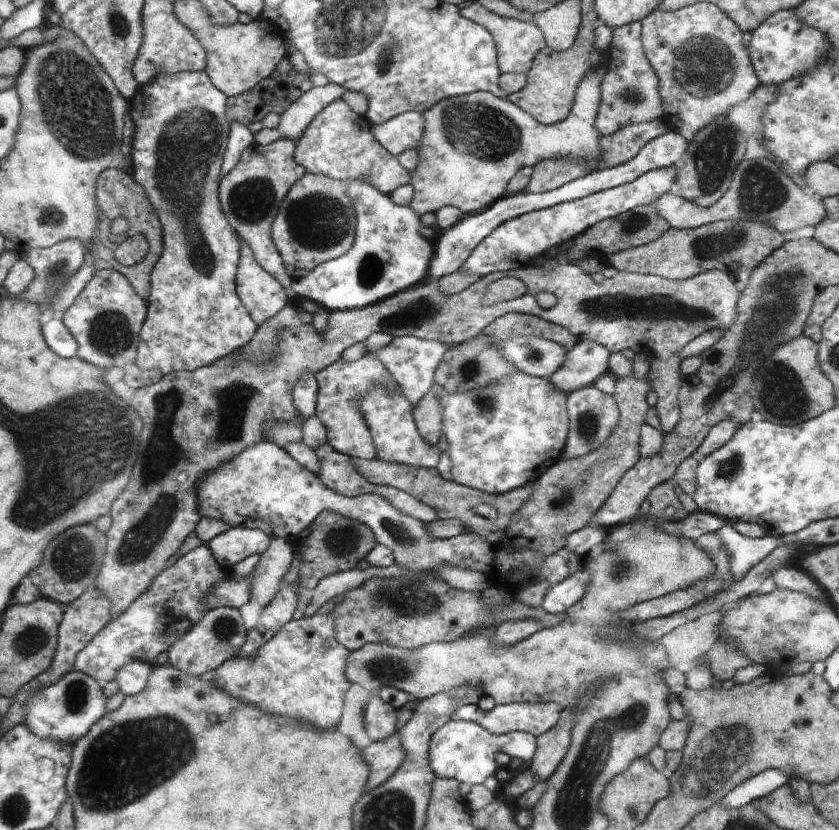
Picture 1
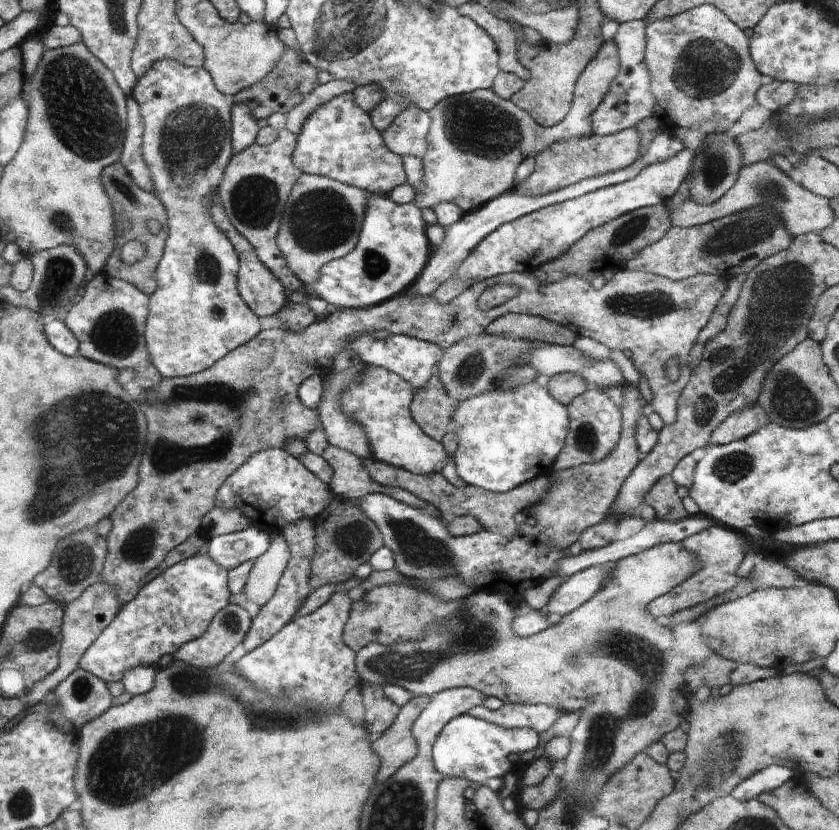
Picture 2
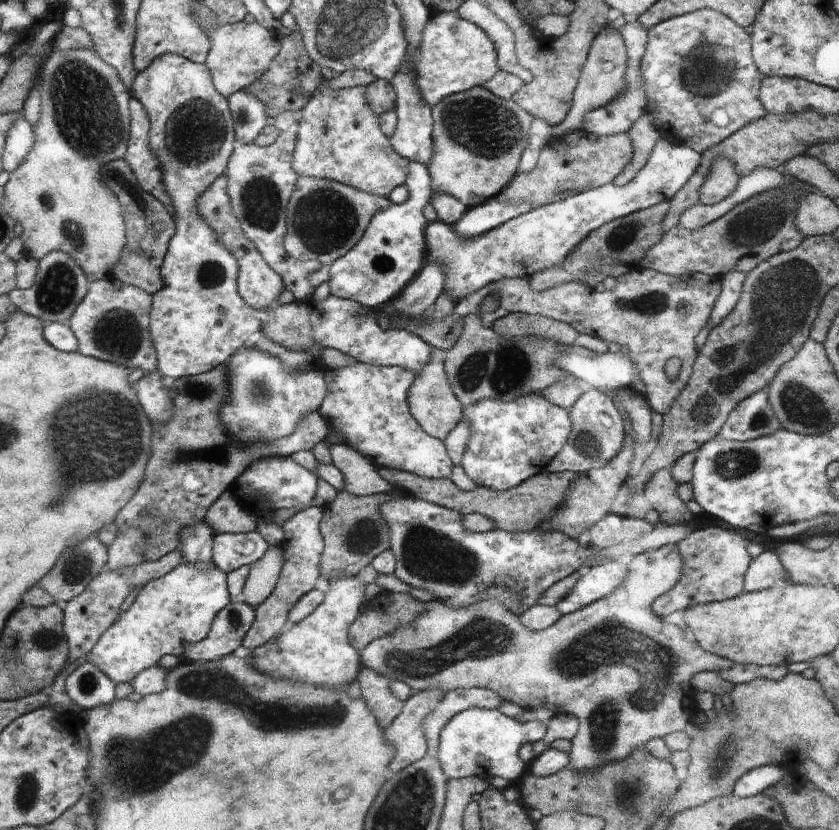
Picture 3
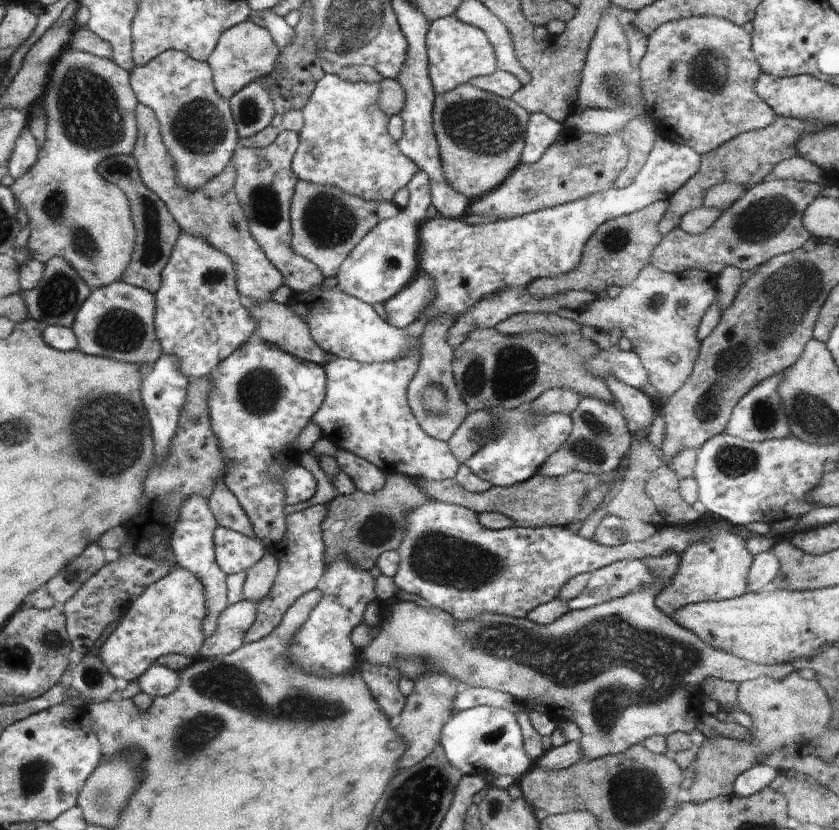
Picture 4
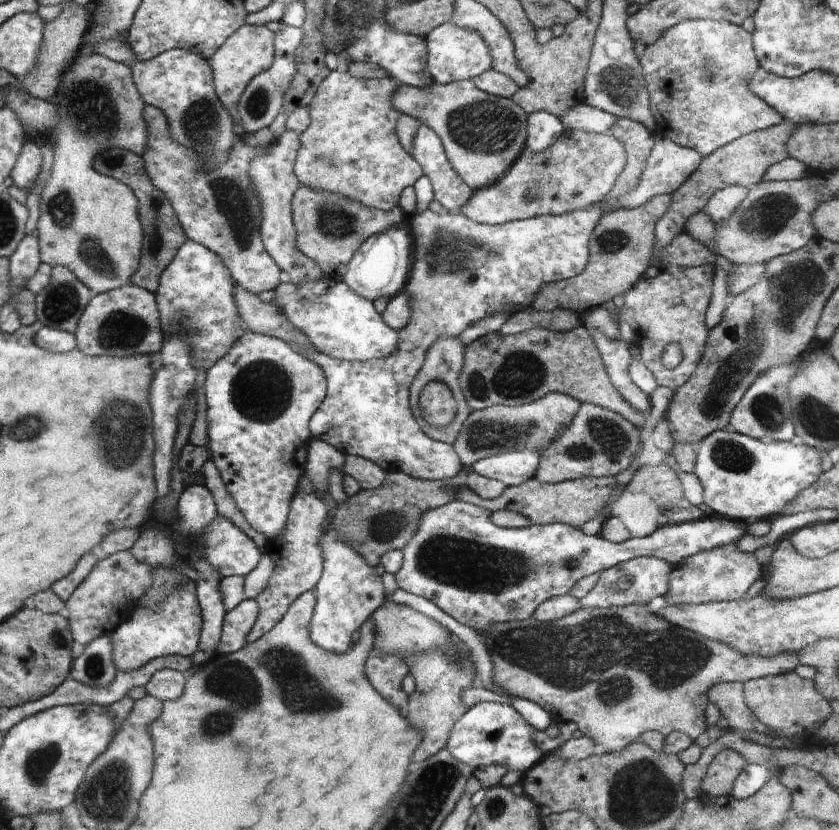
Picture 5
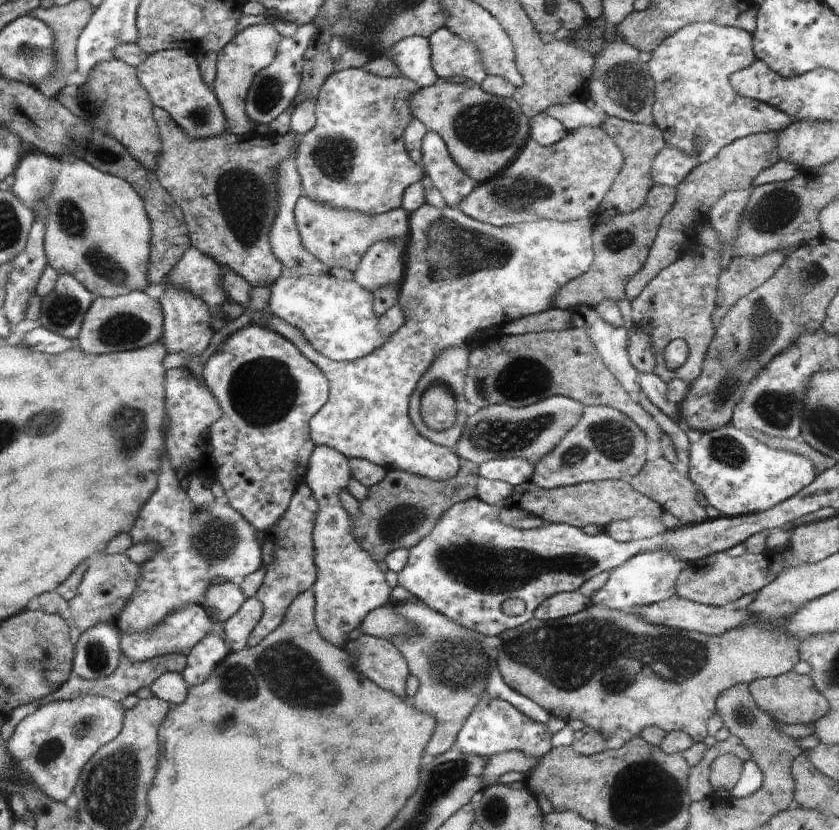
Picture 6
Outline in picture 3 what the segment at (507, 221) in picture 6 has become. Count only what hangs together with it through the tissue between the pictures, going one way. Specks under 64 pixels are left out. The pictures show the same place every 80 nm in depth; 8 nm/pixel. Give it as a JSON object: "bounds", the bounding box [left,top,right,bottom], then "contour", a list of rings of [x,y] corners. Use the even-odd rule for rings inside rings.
{"bounds":[498,129,634,206],"contour":[[[580,129],[568,132],[566,136],[553,138],[540,150],[536,167],[528,174],[518,174],[503,192],[498,195],[501,200],[520,202],[530,200],[539,206],[547,205],[552,198],[562,198],[574,192],[582,193],[613,181],[628,166],[634,155],[632,138],[628,133],[617,133],[612,136],[600,136]]]}

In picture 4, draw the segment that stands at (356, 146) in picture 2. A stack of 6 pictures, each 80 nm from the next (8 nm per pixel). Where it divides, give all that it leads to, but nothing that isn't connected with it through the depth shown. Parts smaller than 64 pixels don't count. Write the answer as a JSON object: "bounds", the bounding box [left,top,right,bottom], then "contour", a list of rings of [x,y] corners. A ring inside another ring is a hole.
{"bounds":[291,73,419,202],"contour":[[[338,73],[325,74],[302,108],[304,126],[291,163],[299,180],[342,187],[360,198],[392,202],[394,194],[412,180],[419,168],[388,136],[390,119],[379,108],[378,83],[346,82]]]}

